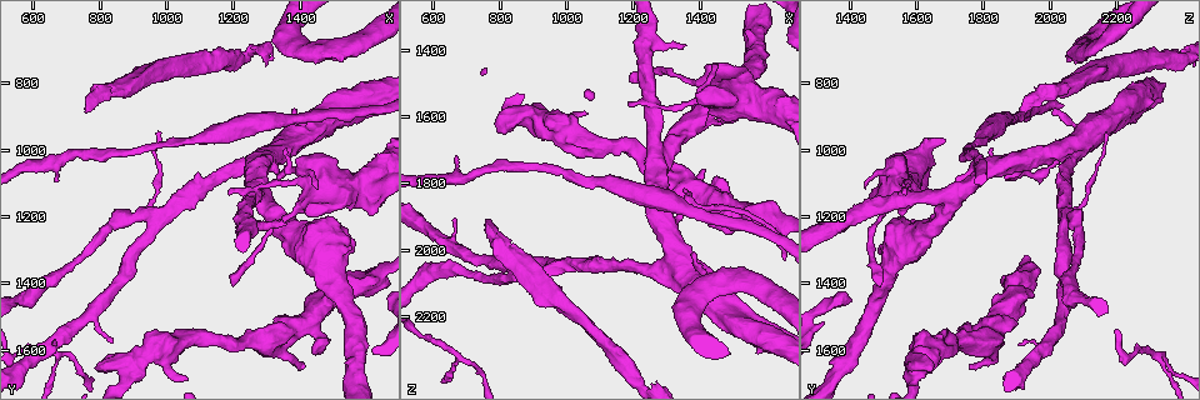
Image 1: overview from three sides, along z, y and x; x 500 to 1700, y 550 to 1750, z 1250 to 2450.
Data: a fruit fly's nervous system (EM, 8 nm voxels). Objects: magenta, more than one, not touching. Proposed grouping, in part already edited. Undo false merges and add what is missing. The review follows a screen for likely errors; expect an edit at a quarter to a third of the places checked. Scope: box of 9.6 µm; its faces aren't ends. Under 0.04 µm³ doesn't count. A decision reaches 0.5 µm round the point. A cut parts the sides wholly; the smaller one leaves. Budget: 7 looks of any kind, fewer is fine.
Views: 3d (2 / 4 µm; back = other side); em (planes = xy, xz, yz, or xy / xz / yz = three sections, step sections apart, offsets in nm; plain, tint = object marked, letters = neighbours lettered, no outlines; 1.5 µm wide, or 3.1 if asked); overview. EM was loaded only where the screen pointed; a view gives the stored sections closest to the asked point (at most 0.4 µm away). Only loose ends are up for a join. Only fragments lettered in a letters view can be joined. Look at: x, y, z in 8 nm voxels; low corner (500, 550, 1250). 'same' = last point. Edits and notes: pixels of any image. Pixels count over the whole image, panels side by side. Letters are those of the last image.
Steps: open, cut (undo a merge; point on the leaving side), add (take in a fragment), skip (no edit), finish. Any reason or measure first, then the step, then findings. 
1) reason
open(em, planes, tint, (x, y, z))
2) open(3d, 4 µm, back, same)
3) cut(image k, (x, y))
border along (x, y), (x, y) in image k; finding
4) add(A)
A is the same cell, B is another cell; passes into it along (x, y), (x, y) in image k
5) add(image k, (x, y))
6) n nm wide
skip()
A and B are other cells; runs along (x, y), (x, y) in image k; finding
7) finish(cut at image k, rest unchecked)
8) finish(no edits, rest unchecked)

branch stops here
open(em, planes, letters, (1360, 1000, 1820))

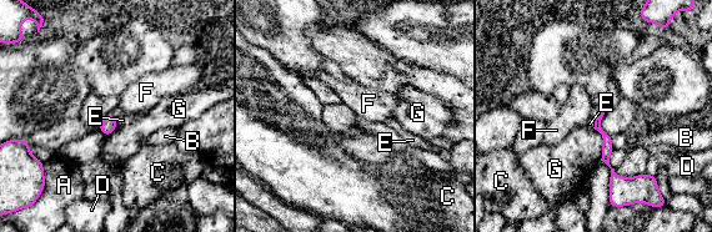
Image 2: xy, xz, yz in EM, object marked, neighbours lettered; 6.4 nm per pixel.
skip()
A, B, C, D, E, F and G are other cells; border along (118, 119), (116, 127) in image 2; no lettered fragment goes on from it

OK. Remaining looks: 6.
arms part here
open(3d, 4 µm, (1300, 1580, 1790))

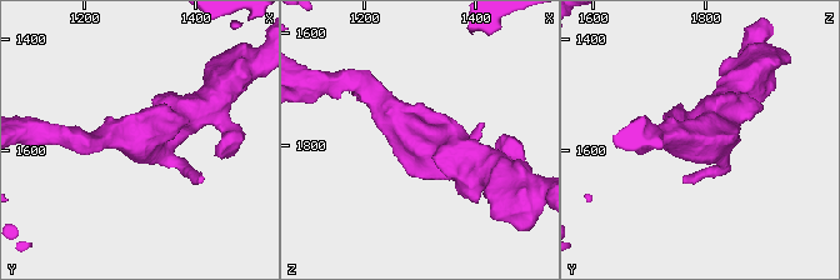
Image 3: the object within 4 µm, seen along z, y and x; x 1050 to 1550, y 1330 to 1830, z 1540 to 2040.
now the EM
open(em, planes, letters, (1300, 1580, 1790))

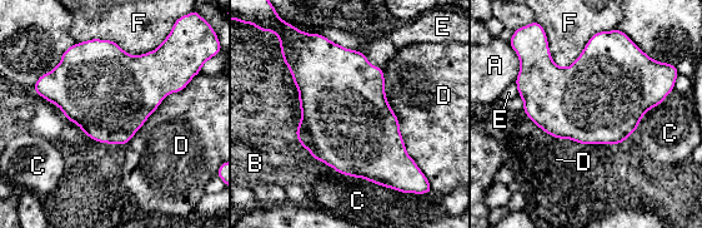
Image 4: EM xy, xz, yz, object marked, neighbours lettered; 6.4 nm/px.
550 nm wide
skip()
A, B, C, D, E and F are other cells; border along (538, 23), (562, 67), (616, 28) in image 4; continuous, no second neuron

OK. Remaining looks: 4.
an open end
open(em, planes, tint, (670, 1090, 1720))

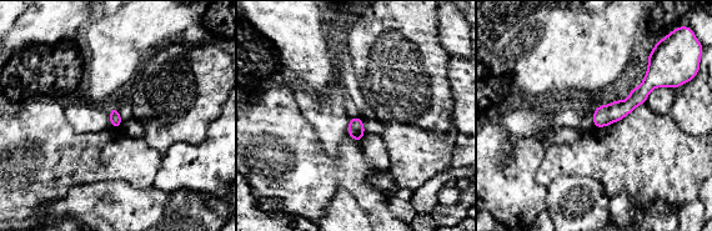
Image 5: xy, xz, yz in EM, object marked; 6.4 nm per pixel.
see the neighbours
open(em, planes, letters, same)

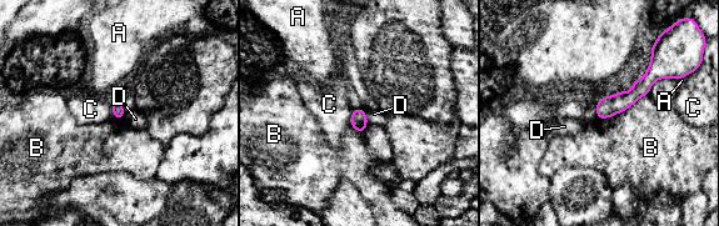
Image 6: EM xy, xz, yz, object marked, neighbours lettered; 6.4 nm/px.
skip()
A, B, C and D are other cells; runs along (663, 73), (599, 115) in image 6; no lettered fragment goes on from it

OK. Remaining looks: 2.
finish(no edits, rest unchecked)

